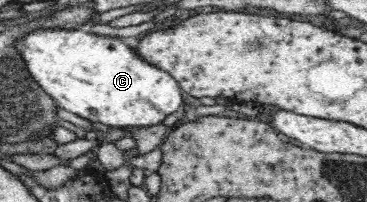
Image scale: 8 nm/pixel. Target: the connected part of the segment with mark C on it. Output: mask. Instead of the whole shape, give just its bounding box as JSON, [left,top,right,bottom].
[16,28,184,129]

